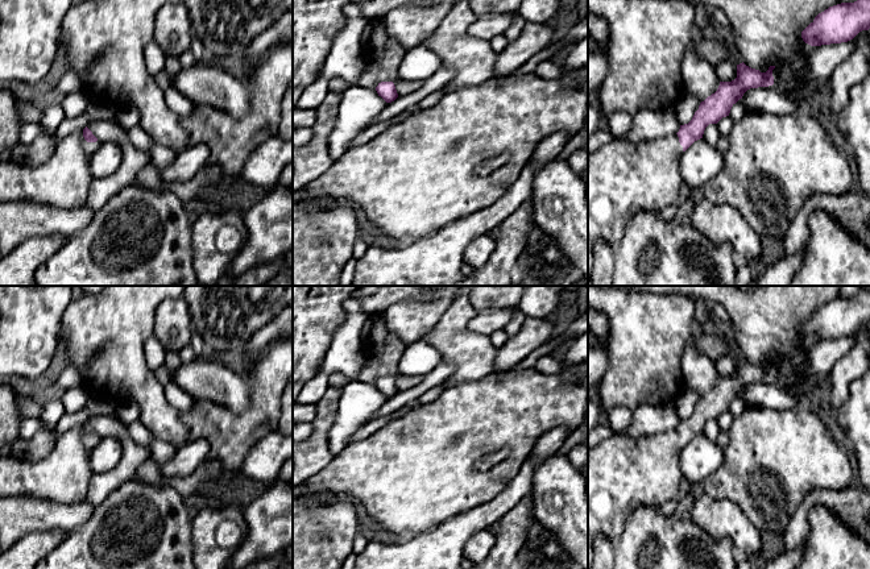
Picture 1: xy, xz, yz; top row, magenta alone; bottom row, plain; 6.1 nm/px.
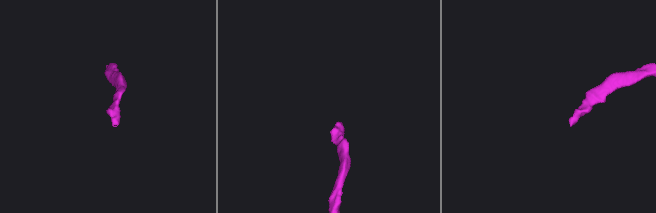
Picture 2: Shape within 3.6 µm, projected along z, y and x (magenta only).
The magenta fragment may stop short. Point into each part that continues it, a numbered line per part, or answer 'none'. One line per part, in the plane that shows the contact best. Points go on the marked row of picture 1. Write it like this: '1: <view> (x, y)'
1: xy (63, 181)

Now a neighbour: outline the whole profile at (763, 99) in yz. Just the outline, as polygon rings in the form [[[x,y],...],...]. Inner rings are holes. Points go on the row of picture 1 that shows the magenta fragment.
[[[772,86],[747,90],[742,101],[750,112],[788,115],[801,111],[799,104],[783,97]]]

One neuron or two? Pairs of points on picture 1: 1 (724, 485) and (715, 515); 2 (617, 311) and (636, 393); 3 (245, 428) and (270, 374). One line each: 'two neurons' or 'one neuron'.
1: two neurons
2: one neuron
3: one neuron

